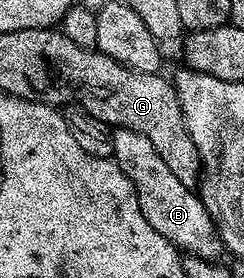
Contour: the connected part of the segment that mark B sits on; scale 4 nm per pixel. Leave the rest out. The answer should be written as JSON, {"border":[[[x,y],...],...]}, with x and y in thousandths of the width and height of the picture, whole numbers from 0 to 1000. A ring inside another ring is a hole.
{"border":[[[467,464],[459,504],[459,572],[500,604],[508,629],[533,637],[574,716],[574,759],[590,759],[590,788],[607,788],[607,802],[623,802],[623,817],[639,817],[639,831],[656,831],[656,845],[672,845],[672,860],[689,860],[750,914],[828,924],[840,939],[906,928],[906,910],[918,910],[910,849],[852,773],[824,705],[791,680],[762,680],[754,658],[705,629],[689,586],[656,572],[590,486],[557,486],[557,471],[520,464]]]}

